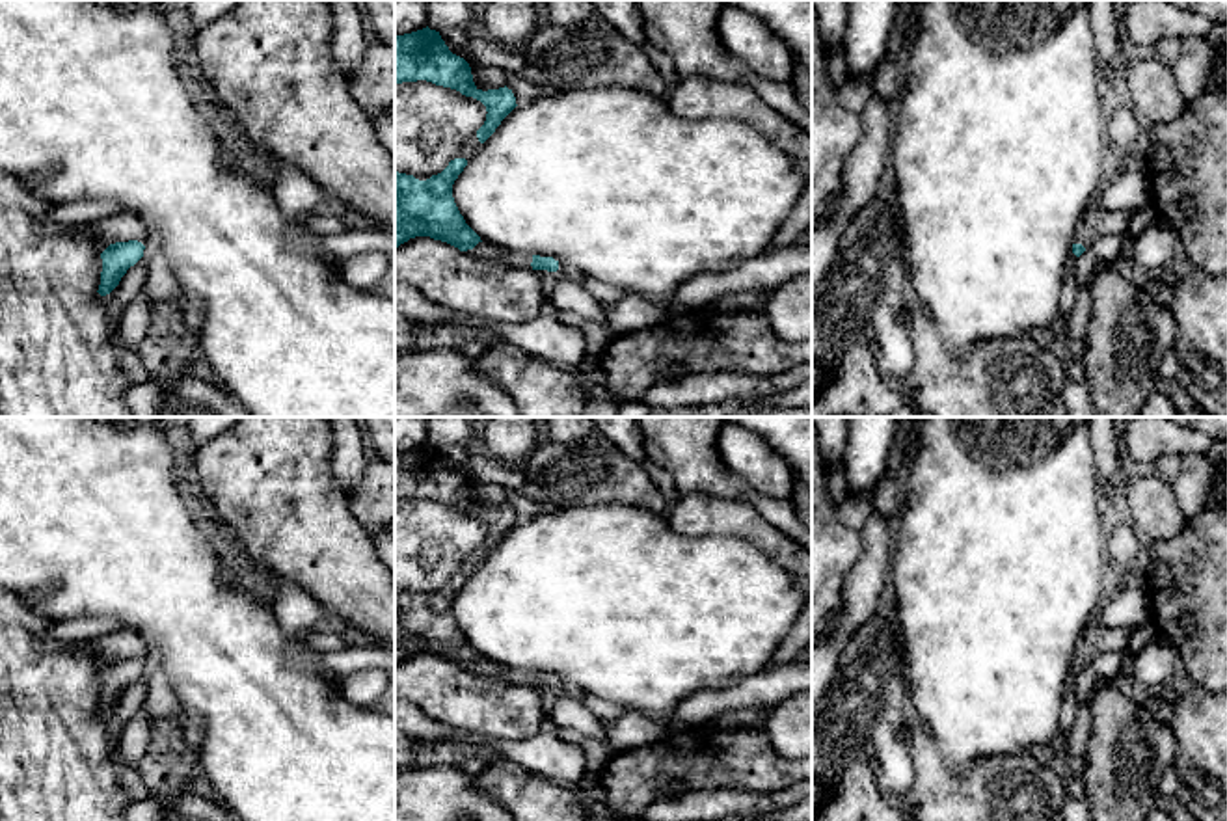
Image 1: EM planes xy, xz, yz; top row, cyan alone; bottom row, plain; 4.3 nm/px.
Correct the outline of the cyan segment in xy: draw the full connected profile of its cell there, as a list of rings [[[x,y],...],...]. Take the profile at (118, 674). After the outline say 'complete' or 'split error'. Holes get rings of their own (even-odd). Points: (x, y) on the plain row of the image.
[[[114,631],[82,642],[93,652],[95,665],[101,668],[102,689],[99,711],[110,711],[142,674],[147,663],[149,646],[142,637],[128,631]]]; split error

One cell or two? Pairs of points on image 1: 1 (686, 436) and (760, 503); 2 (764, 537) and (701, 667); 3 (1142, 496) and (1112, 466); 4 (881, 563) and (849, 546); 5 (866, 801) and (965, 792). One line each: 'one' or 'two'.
1: one
2: two
3: two
4: two
5: two

